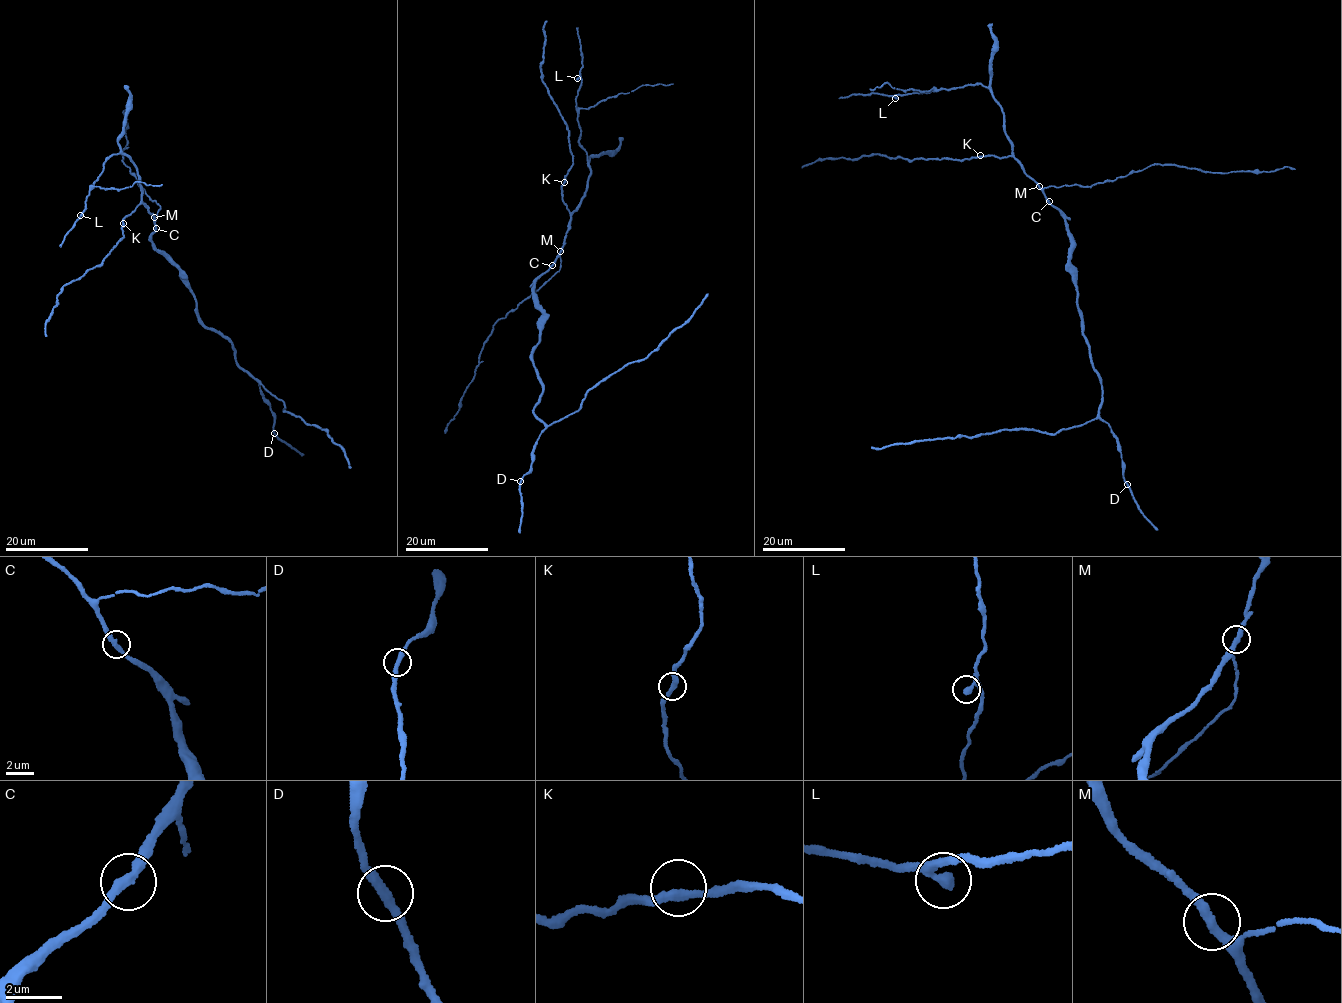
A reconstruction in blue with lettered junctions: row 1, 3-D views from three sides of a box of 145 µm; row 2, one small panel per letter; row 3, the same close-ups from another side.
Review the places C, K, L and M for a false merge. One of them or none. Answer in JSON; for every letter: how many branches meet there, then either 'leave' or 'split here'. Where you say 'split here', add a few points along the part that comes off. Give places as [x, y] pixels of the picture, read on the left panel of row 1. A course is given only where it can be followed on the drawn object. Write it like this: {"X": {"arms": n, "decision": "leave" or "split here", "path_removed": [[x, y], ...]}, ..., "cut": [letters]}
{"C": {"arms": 2, "decision": "leave"}, "K": {"arms": 2, "decision": "leave"}, "L": {"arms": 2, "decision": "leave"}, "M": {"arms": 2, "decision": "leave"}, "cut": []}

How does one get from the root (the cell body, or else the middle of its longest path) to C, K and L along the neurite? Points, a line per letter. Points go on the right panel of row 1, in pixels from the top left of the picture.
C: (1074, 277), (1070, 261), (1072, 247), (1064, 216), (1049, 202)
K: (1074, 277), (1070, 261), (1072, 247), (1062, 211), (1051, 204), (1044, 191), (1014, 157), (980, 155)
L: (1074, 277), (1062, 211), (1051, 204), (1013, 156), (1004, 114), (989, 89), (968, 84), (895, 98)

